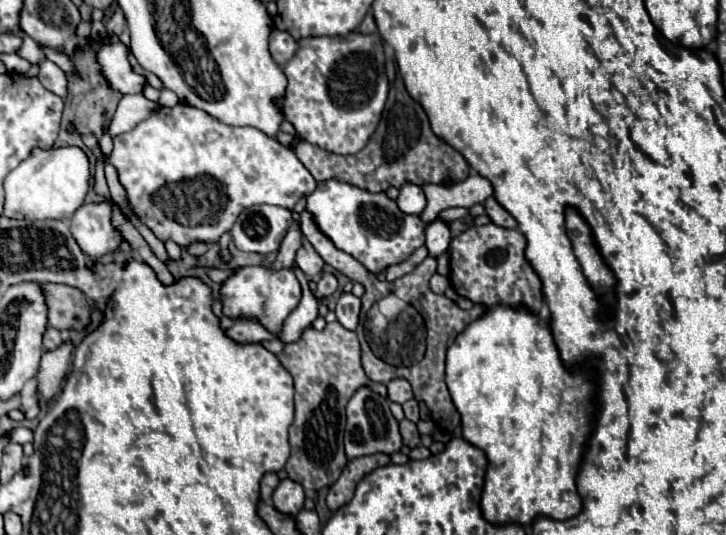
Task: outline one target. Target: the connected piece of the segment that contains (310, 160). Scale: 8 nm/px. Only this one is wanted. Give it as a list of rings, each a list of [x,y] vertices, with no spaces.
[[[396,79],[394,85],[390,87],[390,95],[378,129],[374,131],[368,145],[358,155],[346,155],[346,157],[336,155],[318,149],[316,145],[302,139],[296,141],[294,153],[316,181],[338,179],[338,181],[358,185],[366,191],[386,191],[390,185],[402,187],[406,181],[416,185],[424,185],[424,183],[442,185],[444,179],[464,181],[468,177],[468,165],[464,157],[446,141],[434,135],[424,109],[408,95],[400,79]]]

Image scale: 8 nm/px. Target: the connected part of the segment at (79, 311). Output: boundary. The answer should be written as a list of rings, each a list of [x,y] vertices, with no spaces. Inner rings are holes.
[[[44,285],[50,305],[50,327],[58,331],[86,331],[90,325],[90,307],[86,295],[68,285]]]

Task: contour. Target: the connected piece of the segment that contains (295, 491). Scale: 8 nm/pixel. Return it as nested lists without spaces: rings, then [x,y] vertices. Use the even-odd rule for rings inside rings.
[[[284,479],[276,487],[272,501],[280,513],[284,513],[288,517],[296,517],[298,511],[304,507],[304,489],[298,483]]]

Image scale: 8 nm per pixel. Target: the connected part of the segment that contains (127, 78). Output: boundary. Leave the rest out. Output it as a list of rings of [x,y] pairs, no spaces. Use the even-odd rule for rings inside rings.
[[[116,41],[112,45],[102,45],[98,51],[98,61],[102,73],[110,87],[120,93],[140,93],[144,87],[144,77],[136,75],[128,63],[128,49]]]

